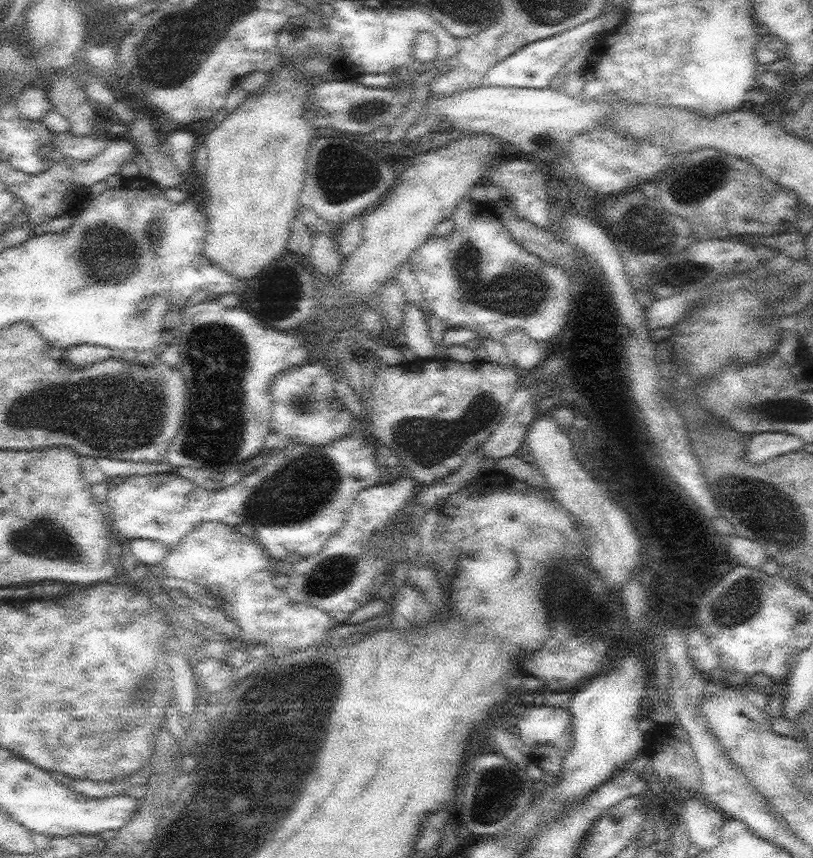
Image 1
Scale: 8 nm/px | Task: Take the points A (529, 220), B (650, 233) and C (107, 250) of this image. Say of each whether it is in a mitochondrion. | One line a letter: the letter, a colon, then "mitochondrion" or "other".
A: other
B: mitochondrion
C: mitochondrion

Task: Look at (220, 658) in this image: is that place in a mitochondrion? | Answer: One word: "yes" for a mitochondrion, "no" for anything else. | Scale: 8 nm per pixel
no

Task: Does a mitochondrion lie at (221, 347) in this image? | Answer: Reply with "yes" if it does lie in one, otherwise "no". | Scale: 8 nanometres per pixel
yes

